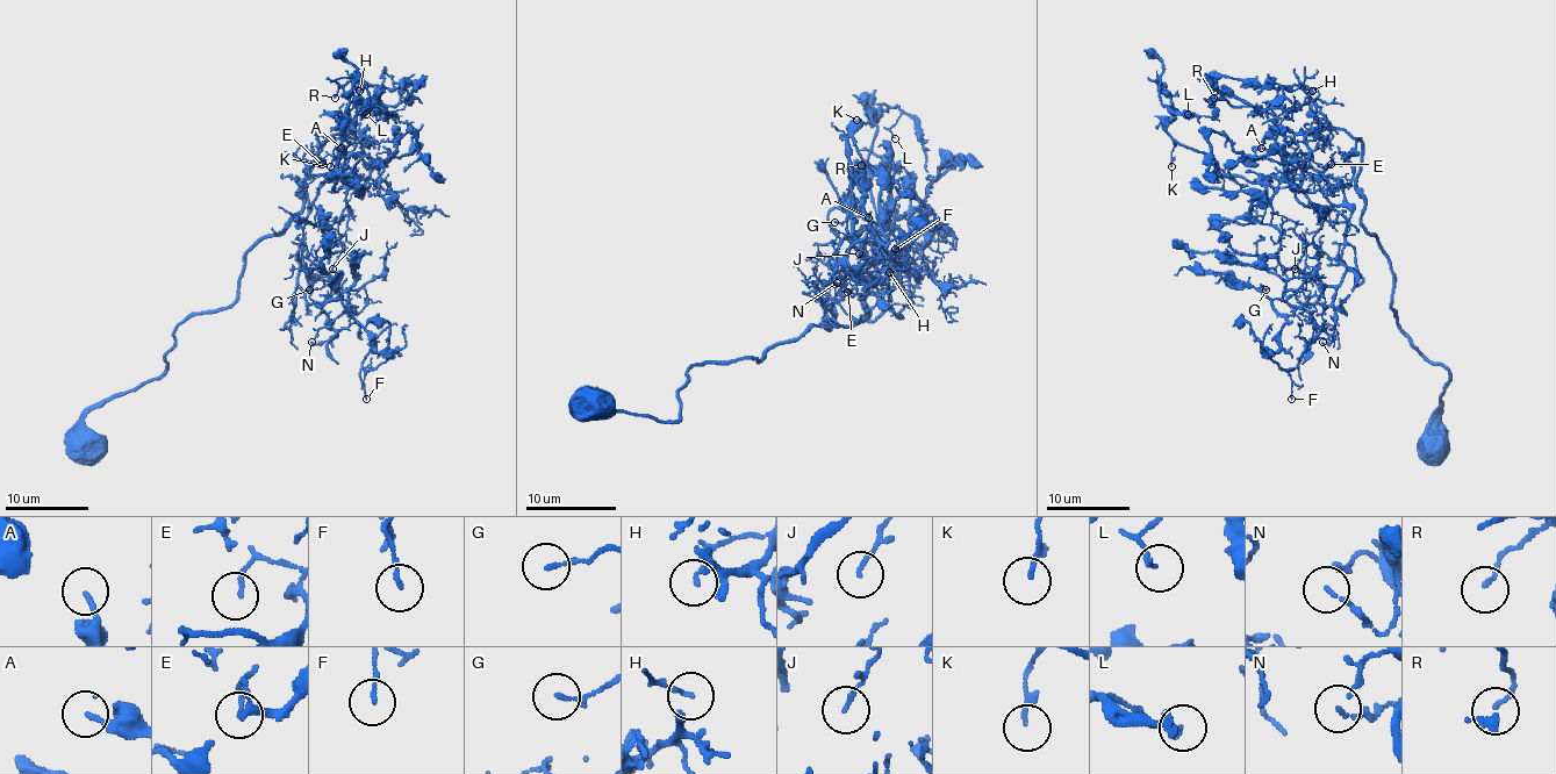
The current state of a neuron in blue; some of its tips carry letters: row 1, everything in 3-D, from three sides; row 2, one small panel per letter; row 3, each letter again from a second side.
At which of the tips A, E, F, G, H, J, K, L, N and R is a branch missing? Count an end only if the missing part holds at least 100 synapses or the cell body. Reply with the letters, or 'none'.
H

